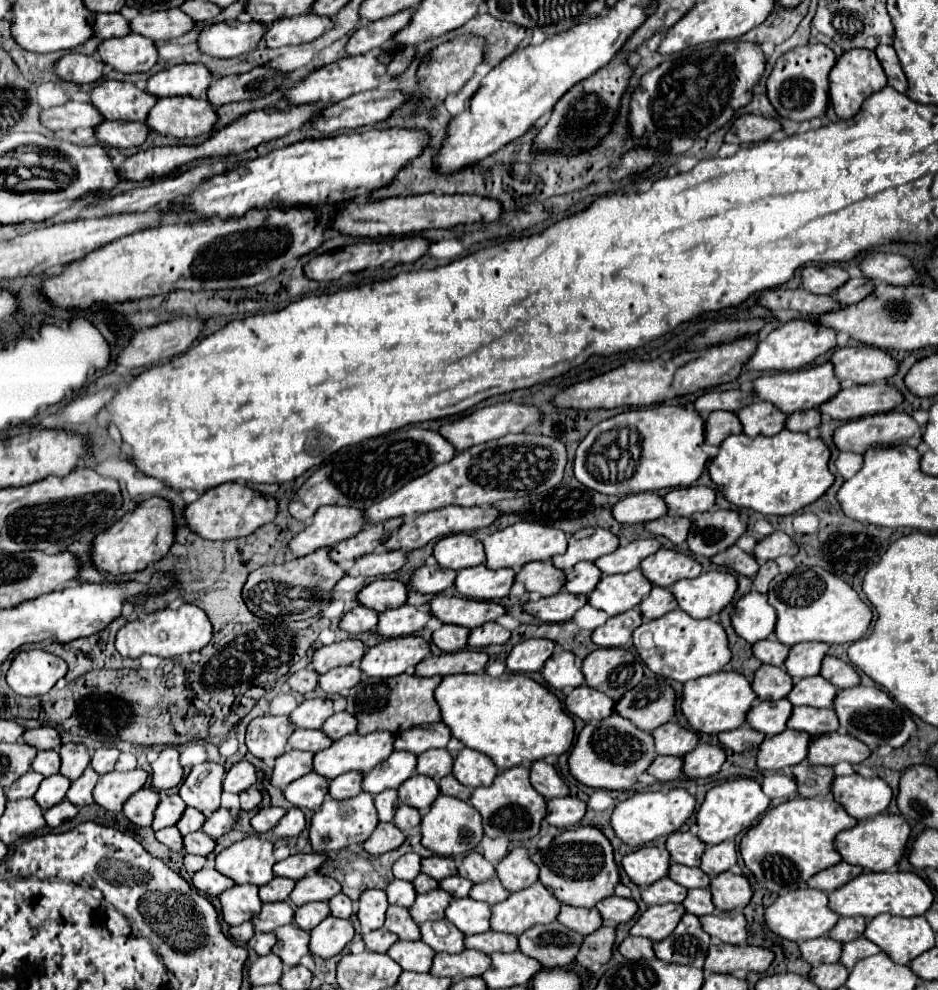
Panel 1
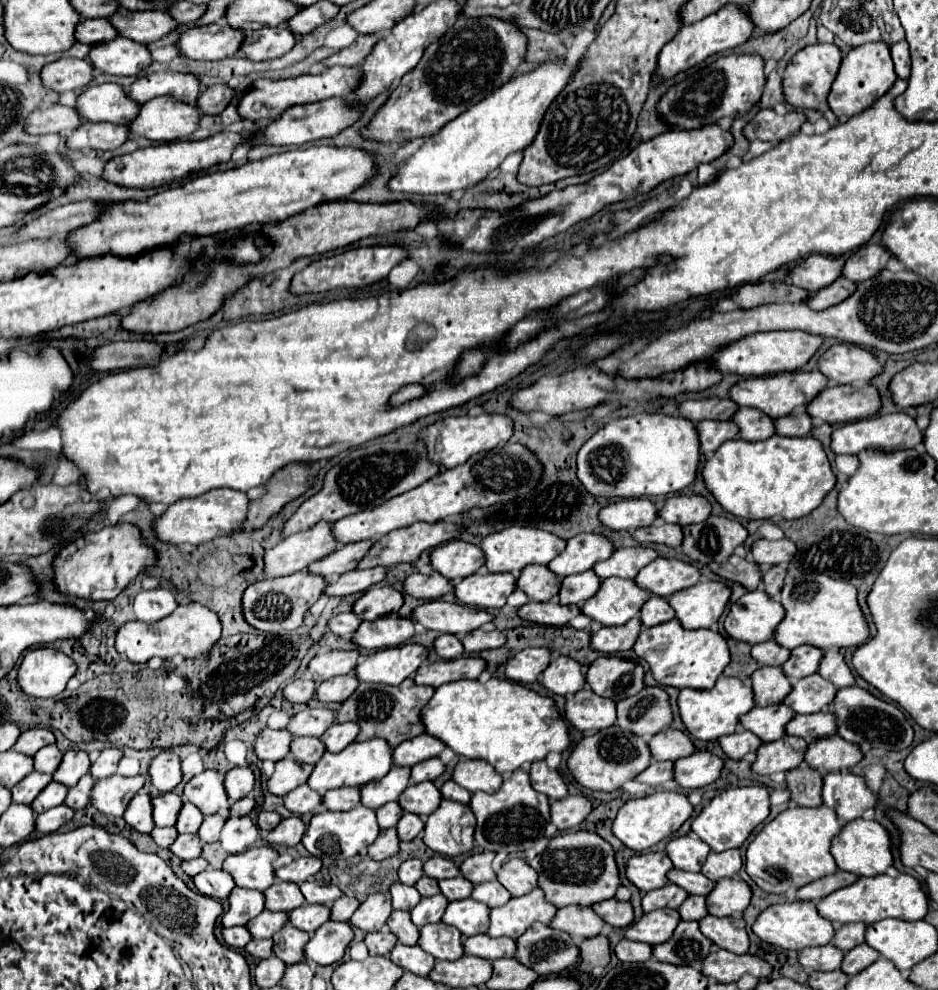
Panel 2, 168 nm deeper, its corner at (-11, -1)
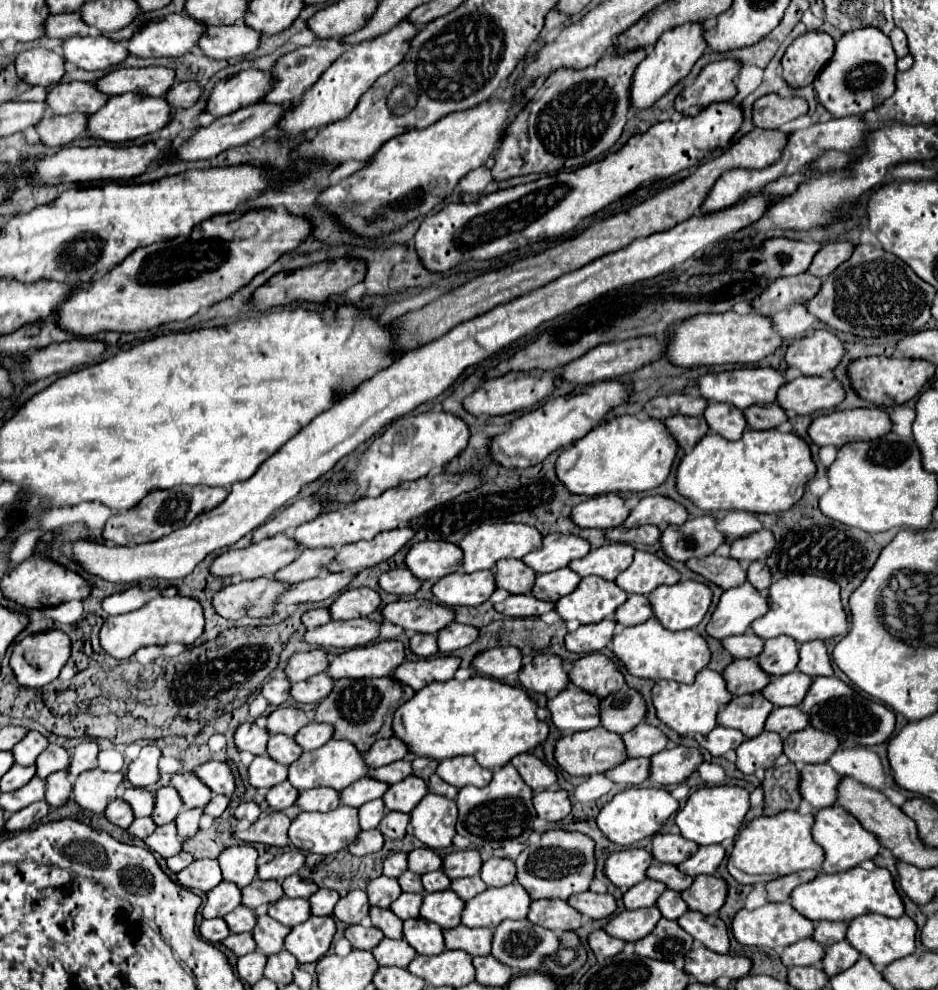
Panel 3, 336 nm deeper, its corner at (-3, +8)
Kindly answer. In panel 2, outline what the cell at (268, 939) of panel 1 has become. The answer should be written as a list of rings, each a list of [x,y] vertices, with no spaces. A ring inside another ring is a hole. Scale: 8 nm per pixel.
[[[254,939],[246,945],[246,951],[258,959],[272,957],[272,939]]]

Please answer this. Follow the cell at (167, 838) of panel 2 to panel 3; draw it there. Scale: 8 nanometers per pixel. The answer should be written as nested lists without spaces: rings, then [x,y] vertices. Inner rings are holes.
[[[136,818],[132,822],[132,826],[128,826],[128,834],[136,836],[136,838],[146,838],[154,830],[156,830],[156,824],[152,822],[152,818]]]

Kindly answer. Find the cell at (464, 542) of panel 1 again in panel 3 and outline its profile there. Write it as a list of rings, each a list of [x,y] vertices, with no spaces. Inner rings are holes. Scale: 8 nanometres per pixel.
[[[426,540],[414,544],[404,562],[418,580],[438,580],[462,568],[462,550],[446,540]]]

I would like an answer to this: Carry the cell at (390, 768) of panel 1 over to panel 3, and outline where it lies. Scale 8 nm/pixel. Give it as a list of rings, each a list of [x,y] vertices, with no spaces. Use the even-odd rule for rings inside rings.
[[[360,778],[358,782],[354,782],[352,786],[348,786],[340,792],[340,804],[360,808],[362,804],[366,804],[370,800],[380,798],[386,790],[388,790],[388,784],[384,784],[384,782],[378,782],[372,778]]]

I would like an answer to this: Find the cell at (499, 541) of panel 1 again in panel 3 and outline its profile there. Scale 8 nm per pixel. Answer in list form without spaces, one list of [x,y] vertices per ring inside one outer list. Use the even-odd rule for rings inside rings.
[[[482,524],[470,534],[466,534],[460,542],[460,548],[464,552],[462,570],[466,574],[472,574],[476,570],[492,570],[494,564],[502,558],[524,558],[528,552],[534,552],[542,546],[542,536],[536,528],[524,526],[524,524]]]

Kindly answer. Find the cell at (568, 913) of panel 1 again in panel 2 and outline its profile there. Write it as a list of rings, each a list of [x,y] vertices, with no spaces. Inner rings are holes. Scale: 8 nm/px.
[[[568,905],[558,909],[554,921],[550,923],[554,929],[566,931],[572,935],[574,941],[582,941],[588,937],[596,937],[602,933],[602,927],[606,925],[600,915],[592,911],[592,907],[580,907],[580,905]]]

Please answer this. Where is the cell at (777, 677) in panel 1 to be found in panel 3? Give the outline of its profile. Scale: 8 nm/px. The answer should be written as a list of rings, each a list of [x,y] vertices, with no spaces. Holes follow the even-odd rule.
[[[734,660],[724,668],[722,676],[732,696],[760,692],[770,682],[770,676],[754,660]]]

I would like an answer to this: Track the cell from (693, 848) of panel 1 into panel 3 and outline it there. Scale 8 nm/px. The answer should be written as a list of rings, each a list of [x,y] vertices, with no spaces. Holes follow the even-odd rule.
[[[656,834],[652,838],[652,858],[662,864],[680,864],[690,858],[698,846],[680,834]]]

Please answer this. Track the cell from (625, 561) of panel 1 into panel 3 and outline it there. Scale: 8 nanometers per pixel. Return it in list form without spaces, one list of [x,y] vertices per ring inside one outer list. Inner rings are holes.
[[[606,544],[602,548],[590,550],[588,556],[572,560],[568,568],[578,576],[600,576],[604,580],[616,580],[632,564],[634,548],[630,544]]]

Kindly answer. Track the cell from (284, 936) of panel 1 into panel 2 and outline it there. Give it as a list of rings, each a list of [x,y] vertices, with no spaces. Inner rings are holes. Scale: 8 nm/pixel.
[[[284,925],[278,933],[274,933],[274,955],[280,957],[288,967],[304,959],[304,945],[310,935],[292,925]]]

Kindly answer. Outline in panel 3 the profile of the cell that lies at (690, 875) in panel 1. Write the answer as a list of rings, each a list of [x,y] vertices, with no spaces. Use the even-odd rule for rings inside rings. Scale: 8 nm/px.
[[[654,862],[648,870],[646,870],[646,876],[650,880],[656,880],[656,882],[662,882],[668,890],[676,890],[676,892],[684,892],[690,884],[692,884],[692,878],[688,878],[686,874],[682,874],[676,866],[672,864],[660,864],[660,862]]]

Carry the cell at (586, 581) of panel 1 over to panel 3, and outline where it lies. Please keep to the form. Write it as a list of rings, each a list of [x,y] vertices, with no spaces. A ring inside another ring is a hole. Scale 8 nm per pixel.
[[[560,568],[556,572],[538,574],[530,594],[534,594],[534,598],[540,598],[540,600],[556,602],[562,596],[570,594],[578,586],[578,582],[580,582],[580,576],[576,576],[570,568]]]

